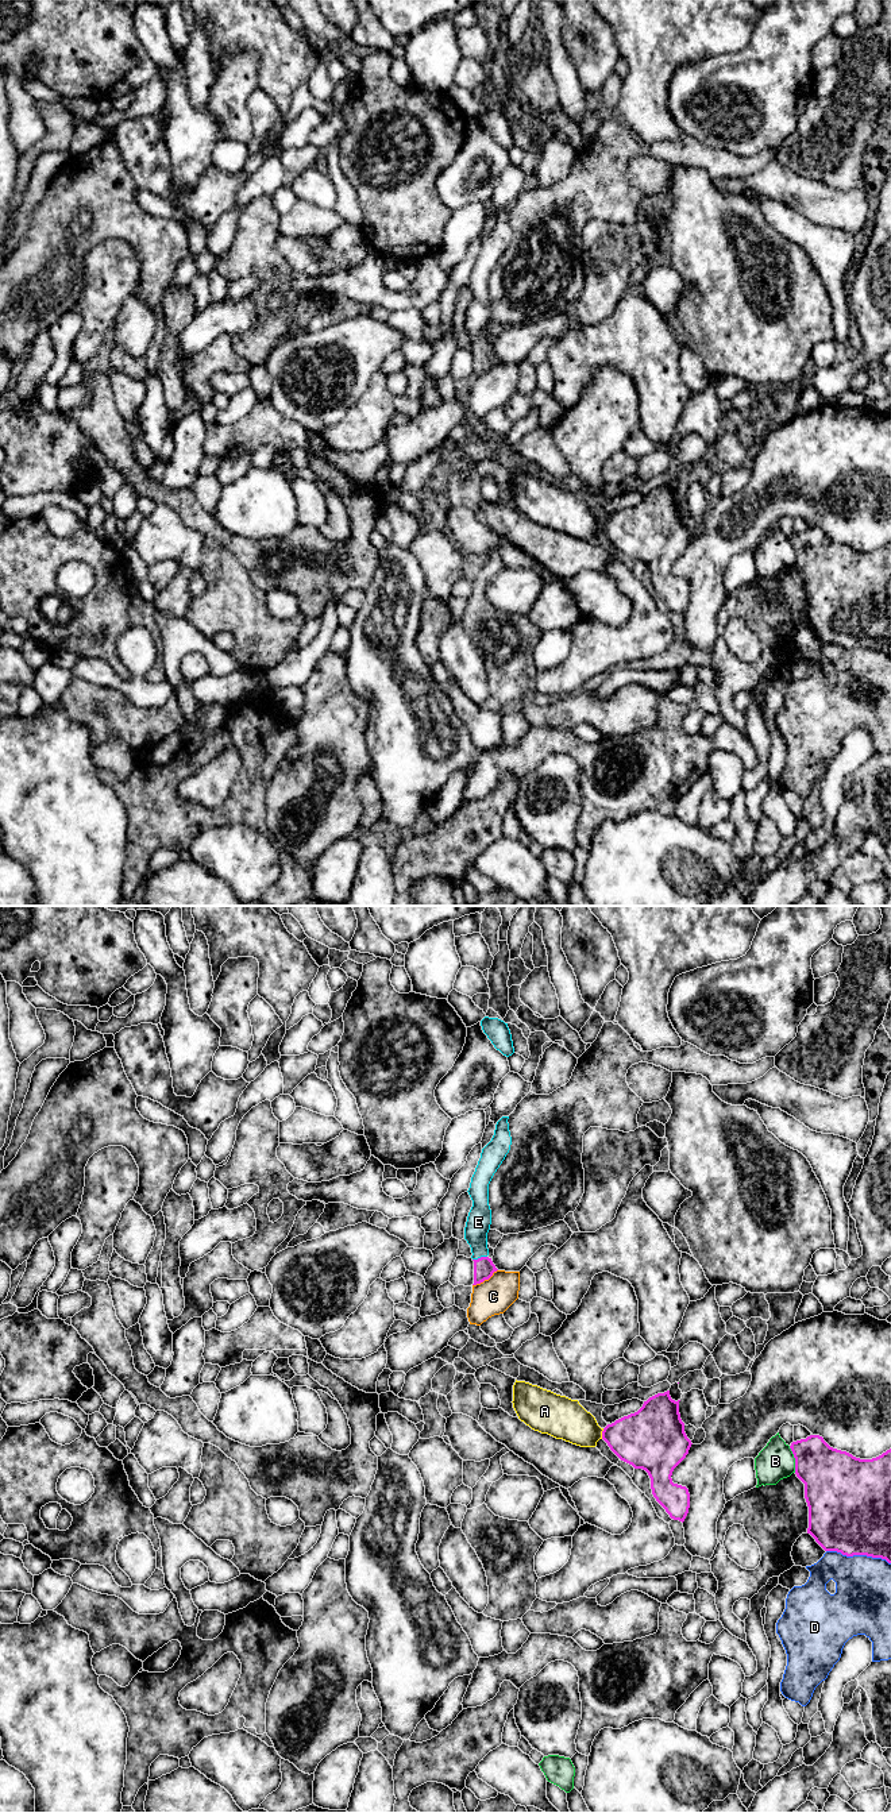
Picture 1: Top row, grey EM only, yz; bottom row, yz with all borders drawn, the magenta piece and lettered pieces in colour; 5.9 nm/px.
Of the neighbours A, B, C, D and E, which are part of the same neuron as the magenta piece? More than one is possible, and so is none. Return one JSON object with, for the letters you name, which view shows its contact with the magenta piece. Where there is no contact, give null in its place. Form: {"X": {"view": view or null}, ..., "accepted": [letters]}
{"E": {"view": "yz"}, "accepted": ["E"]}

